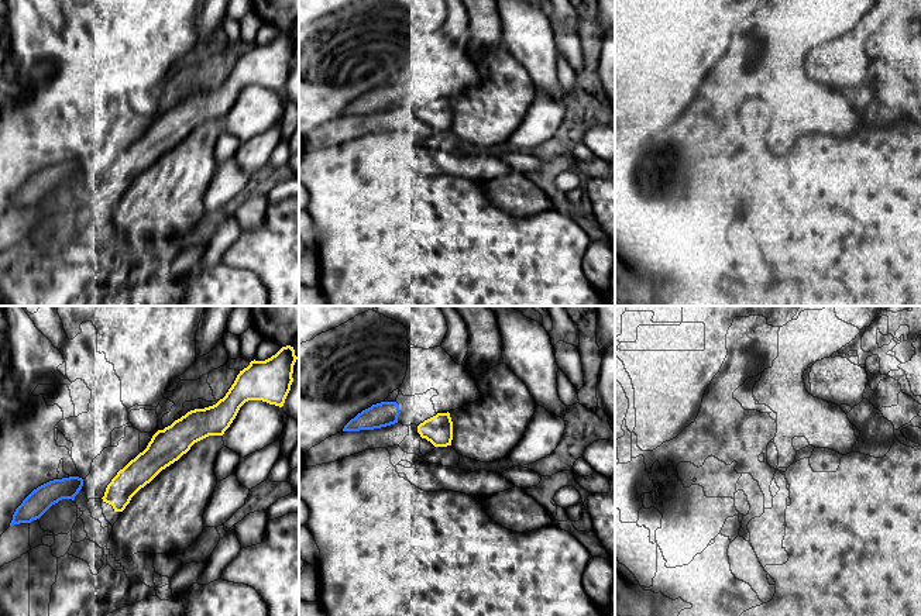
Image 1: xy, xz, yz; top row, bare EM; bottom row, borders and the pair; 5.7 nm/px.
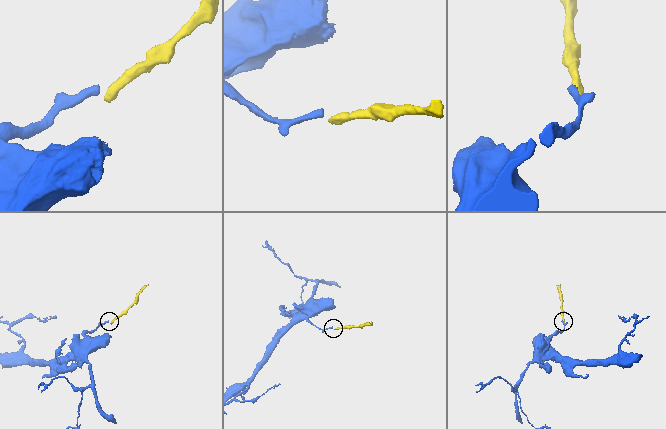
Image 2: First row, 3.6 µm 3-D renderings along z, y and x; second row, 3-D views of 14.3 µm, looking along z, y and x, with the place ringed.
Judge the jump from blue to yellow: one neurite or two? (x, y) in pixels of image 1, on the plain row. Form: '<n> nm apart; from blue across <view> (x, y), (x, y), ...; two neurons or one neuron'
120 nm apart; from blue across xz (397, 106), (418, 110); two neurons

